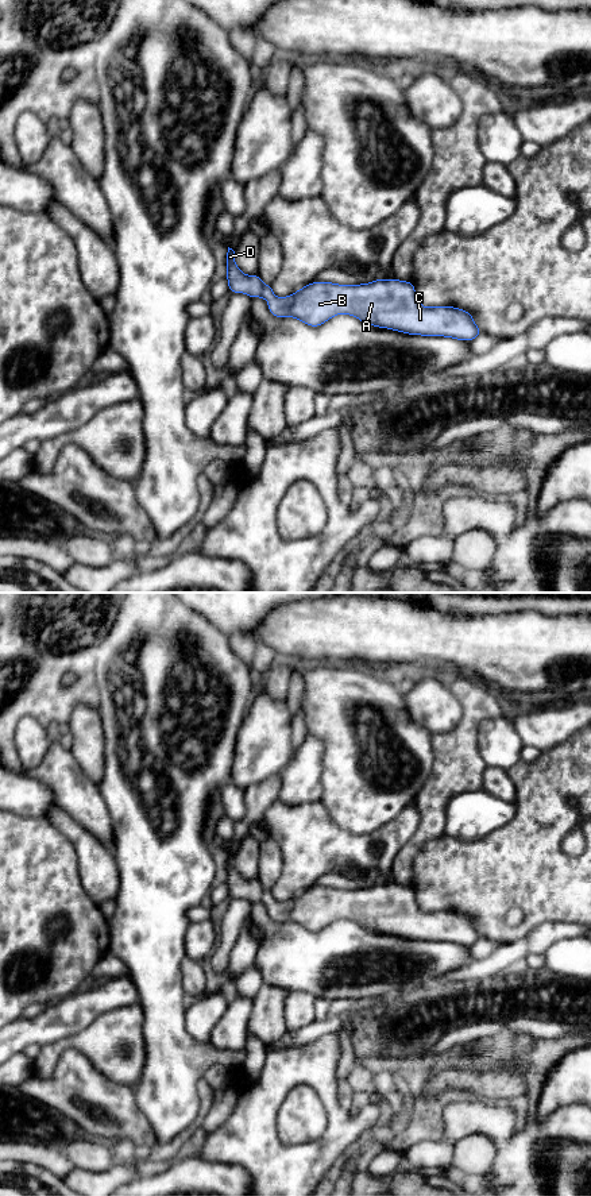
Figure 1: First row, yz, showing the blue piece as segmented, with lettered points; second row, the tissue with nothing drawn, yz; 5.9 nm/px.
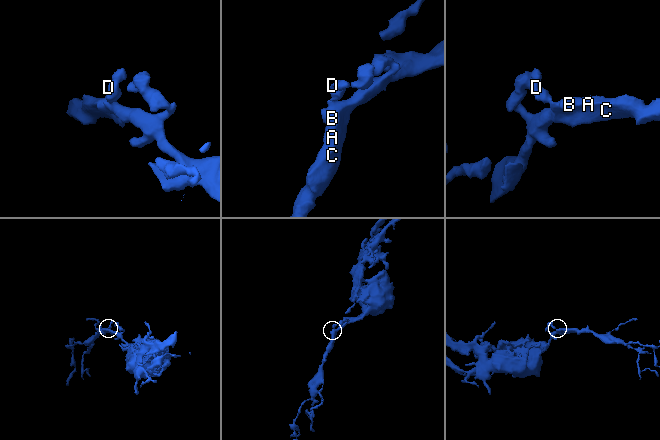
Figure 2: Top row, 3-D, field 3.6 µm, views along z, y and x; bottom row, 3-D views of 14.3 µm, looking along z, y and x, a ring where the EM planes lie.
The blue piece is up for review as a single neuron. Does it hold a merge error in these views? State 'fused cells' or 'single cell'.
single cell

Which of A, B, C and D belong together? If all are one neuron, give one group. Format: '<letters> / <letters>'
A B C D

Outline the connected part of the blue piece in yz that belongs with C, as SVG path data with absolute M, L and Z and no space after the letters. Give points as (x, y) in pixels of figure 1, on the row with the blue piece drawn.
M229 247L227 252L227 281L231 293L244 293L251 298L262 297L267 300L267 308L274 317L293 317L309 327L320 327L337 315L351 315L364 324L407 335L443 336L463 342L471 342L482 335L474 316L464 309L422 306L410 281L374 279L359 285L314 281L287 297L275 297L273 285L263 283L258 274L247 275L240 271L235 262L235 251Z

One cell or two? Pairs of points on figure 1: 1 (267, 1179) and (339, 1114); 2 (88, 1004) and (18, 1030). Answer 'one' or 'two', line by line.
1: one
2: one

